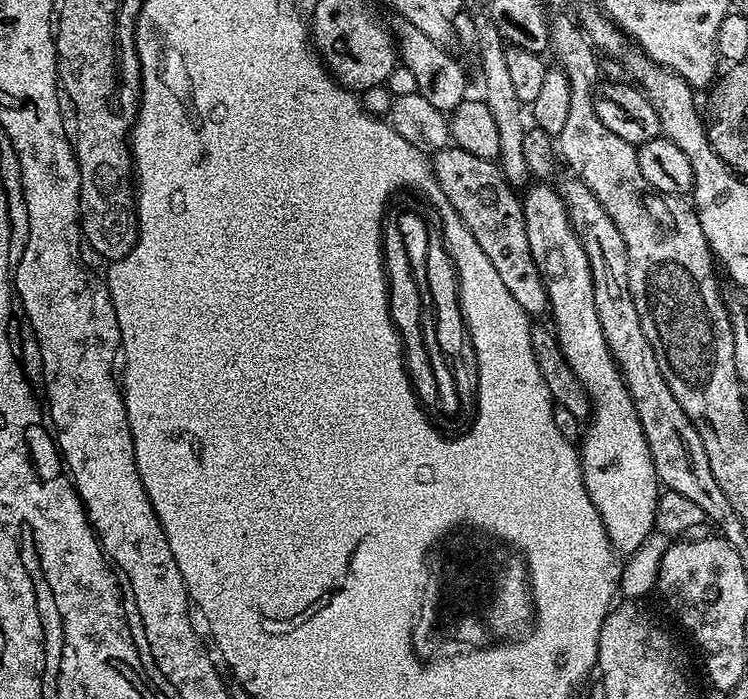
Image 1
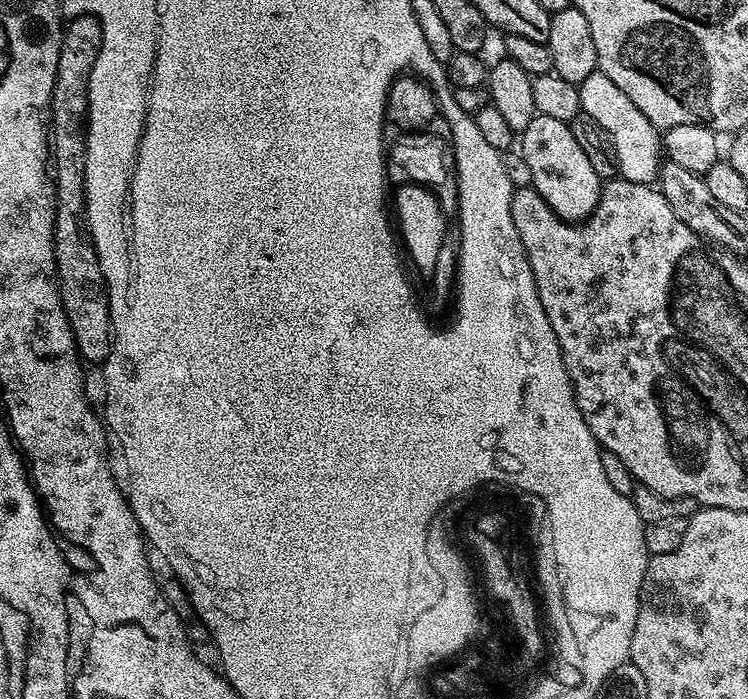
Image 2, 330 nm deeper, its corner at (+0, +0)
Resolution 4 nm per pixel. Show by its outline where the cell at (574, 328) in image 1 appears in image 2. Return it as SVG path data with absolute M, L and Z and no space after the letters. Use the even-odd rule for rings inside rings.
M537 114L518 136L518 153L530 166L532 189L564 220L579 222L590 216L600 201L602 181L574 139L569 121Z

